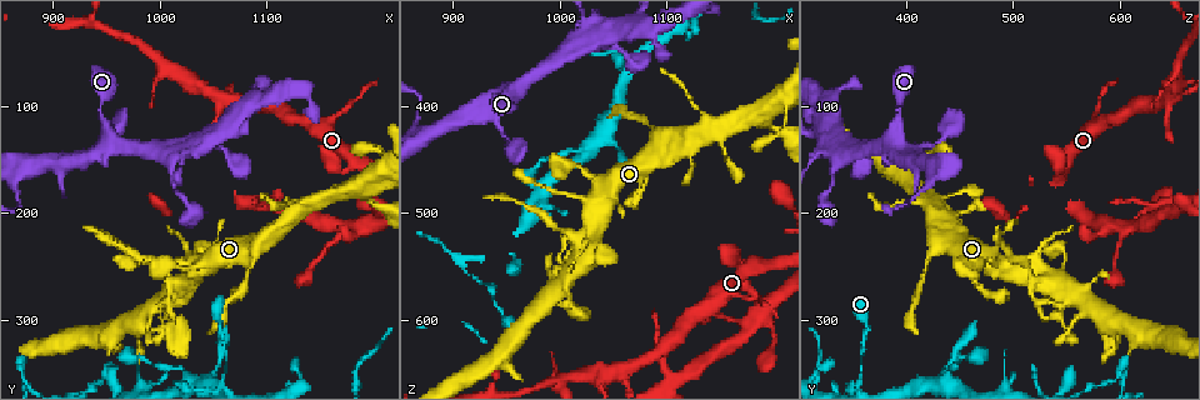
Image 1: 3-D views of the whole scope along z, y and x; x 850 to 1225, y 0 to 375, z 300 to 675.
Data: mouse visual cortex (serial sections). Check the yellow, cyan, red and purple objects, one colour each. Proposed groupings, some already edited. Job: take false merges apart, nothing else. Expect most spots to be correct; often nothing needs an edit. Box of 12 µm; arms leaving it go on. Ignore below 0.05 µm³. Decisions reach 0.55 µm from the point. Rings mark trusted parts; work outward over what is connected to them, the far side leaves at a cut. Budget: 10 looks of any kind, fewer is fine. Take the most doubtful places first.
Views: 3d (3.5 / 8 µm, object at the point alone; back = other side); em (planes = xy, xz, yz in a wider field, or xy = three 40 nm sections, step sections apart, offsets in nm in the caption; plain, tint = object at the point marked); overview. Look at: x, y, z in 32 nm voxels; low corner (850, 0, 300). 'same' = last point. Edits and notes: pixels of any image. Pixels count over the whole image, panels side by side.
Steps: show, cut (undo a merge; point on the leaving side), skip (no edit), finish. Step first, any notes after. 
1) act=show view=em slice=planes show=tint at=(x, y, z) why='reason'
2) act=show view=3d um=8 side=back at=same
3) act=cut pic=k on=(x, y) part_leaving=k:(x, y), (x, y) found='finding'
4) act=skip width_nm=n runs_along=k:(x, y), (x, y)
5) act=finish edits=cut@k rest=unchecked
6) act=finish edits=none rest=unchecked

act=show view=3d um=3.5 at=(1004, 258, 516) why='thick turns thin'

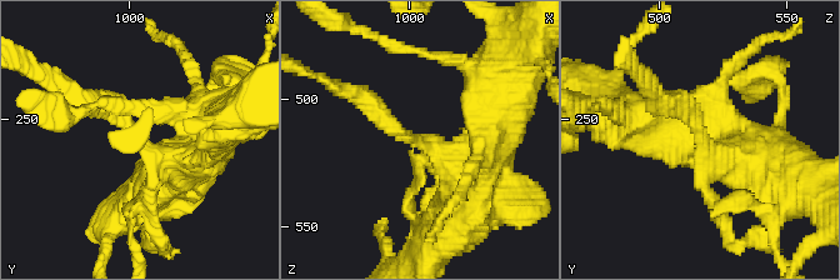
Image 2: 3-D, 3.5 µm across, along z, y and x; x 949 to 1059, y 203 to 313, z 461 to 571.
act=show view=em slice=xy step=5 show=tint at=(1003, 258, 517)

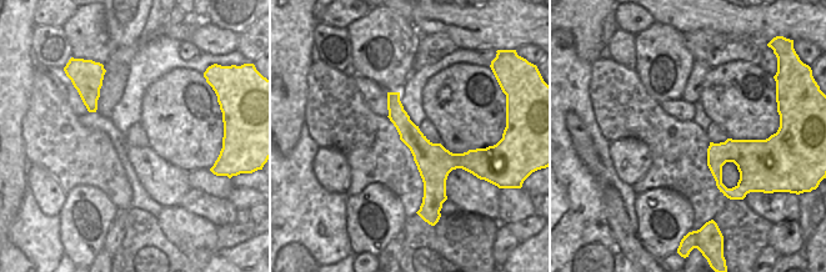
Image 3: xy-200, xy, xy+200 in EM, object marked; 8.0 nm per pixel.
act=cut pic=2 on=(391, 121) part_leaving=2:(408, 139), (361, 96), (323, 81) found='a second cell is stuck on'

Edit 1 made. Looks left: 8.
act=show view=3d um=3.5 side=back at=(1062, 340, 360) why='a narrow waist'

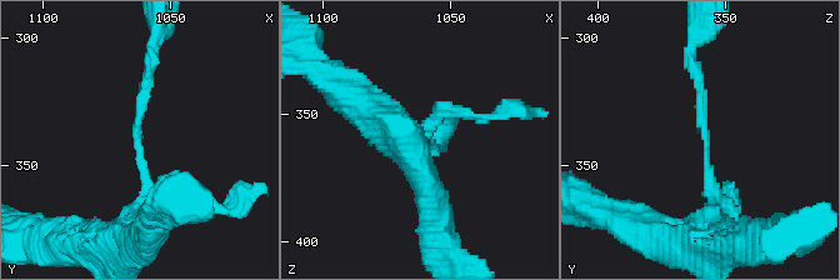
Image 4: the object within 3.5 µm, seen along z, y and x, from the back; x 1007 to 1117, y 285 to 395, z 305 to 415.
act=show view=em slice=xy step=3 show=tint at=(1062, 342, 359) arm_widths_nm=150,200

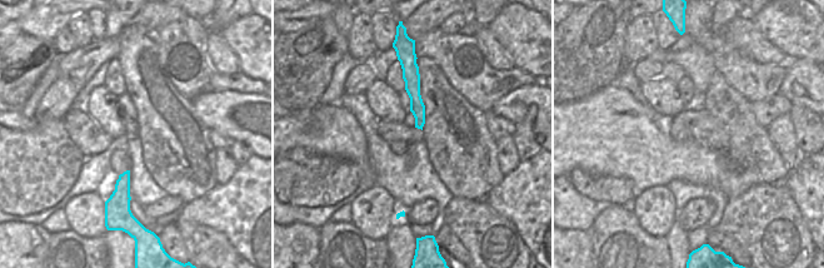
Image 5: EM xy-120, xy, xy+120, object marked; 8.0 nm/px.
act=show view=em slice=xy step=1 show=tint at=same

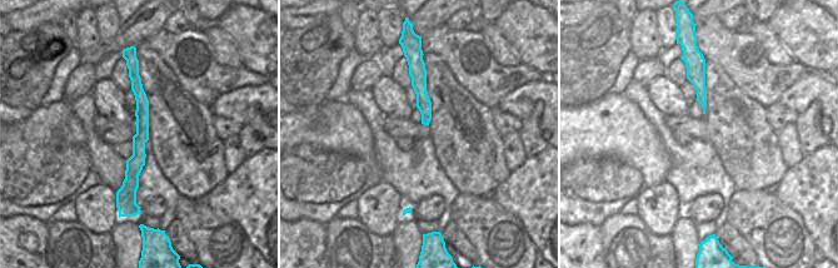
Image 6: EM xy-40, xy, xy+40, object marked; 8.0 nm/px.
act=skip runs_along=6:(135, 69), (141, 137), (130, 199) found='continuous, no second cell'

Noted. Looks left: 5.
act=show view=3d um=3.5 at=(1024, 352, 440) why='four or more arms meet'

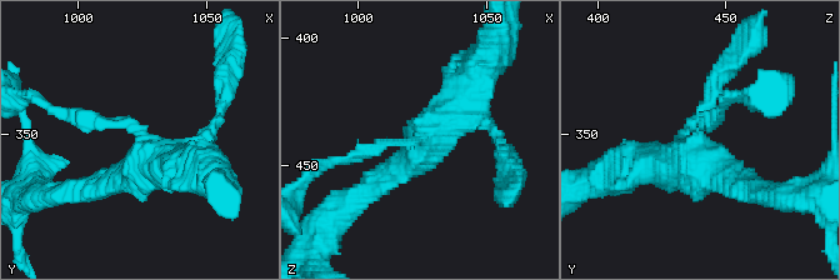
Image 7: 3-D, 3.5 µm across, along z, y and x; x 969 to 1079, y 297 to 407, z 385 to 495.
act=show view=em slice=xy step=5 show=tint at=(1027, 352, 440) arms=4 arm_widths_nm=100,200,300,500 why='need the tissue'

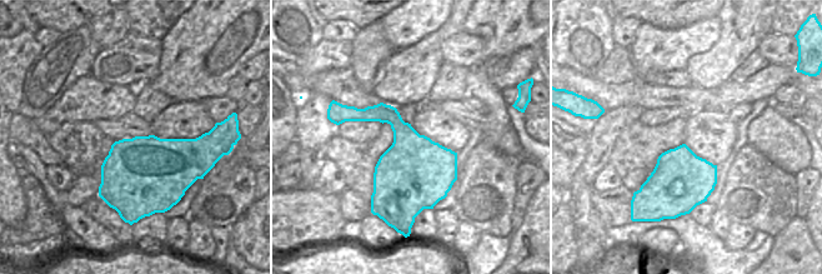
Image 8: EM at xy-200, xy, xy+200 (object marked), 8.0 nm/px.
act=show view=em slice=xy step=2 show=tint at=same

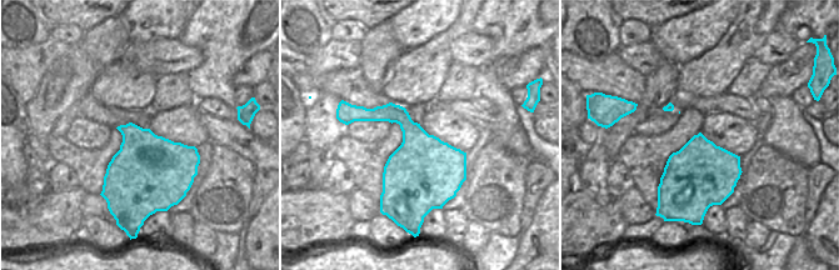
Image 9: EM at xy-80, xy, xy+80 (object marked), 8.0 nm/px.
act=skip runs_along=7:(479, 70), (421, 150), (371, 189) found='continuous, no second cell'

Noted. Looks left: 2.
act=show view=3d um=3.5 at=(990, 312, 552) why='abrupt turn'

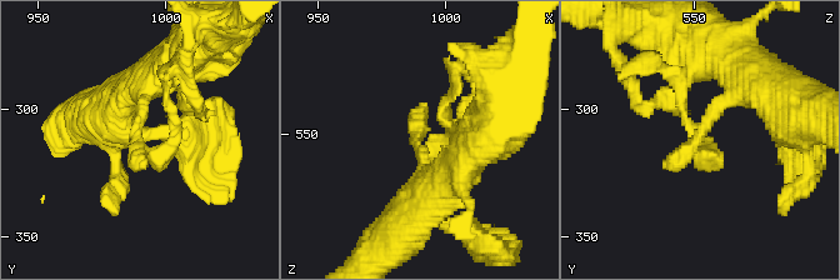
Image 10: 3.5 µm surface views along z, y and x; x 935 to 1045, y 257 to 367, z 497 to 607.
act=skip runs_along=10:(741, 73), (693, 145), (705, 156), (711, 138) found='continuous, no second cell'

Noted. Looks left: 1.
act=finish edits=cut@2 rest=unchecked

